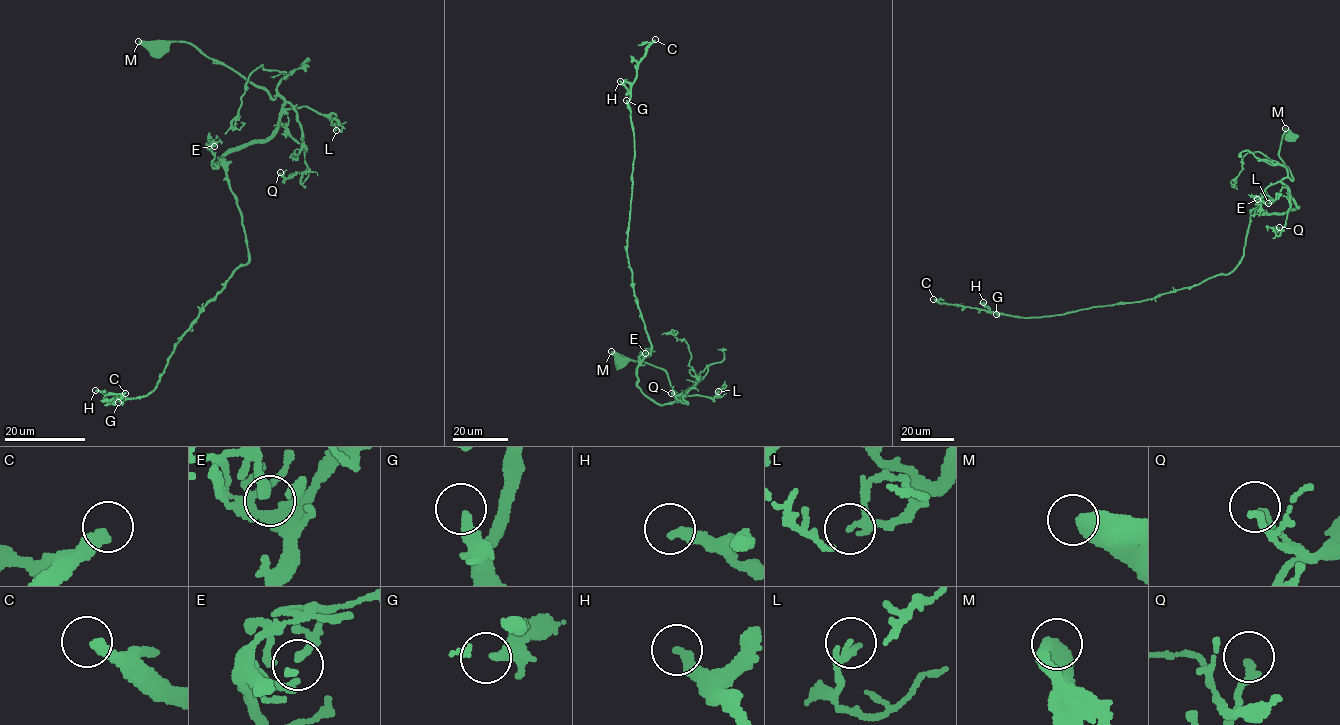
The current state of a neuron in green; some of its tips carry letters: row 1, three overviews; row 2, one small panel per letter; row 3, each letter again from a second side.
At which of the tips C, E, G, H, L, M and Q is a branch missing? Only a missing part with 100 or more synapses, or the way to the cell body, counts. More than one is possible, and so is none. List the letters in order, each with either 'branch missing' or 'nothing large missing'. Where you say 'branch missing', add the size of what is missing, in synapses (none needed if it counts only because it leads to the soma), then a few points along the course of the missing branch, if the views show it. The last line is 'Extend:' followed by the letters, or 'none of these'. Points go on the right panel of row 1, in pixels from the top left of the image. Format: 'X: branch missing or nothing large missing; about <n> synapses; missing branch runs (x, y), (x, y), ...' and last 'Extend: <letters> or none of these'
C: branch missing; about 600 synapses
E: nothing large missing
G: nothing large missing
H: nothing large missing
L: nothing large missing
M: nothing large missing
Q: nothing large missing
Extend: C

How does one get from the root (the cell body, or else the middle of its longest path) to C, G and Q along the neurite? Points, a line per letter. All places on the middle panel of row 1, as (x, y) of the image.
C: (621, 362), (688, 388), (657, 404), (637, 382), (651, 347), (627, 256), (629, 100), (655, 39)
G: (621, 362), (664, 368), (677, 397), (688, 388), (657, 404), (637, 386), (651, 347), (627, 256), (626, 100)
Q: (621, 362), (646, 362), (664, 368), (677, 397), (688, 388), (678, 399), (687, 404), (671, 393)

